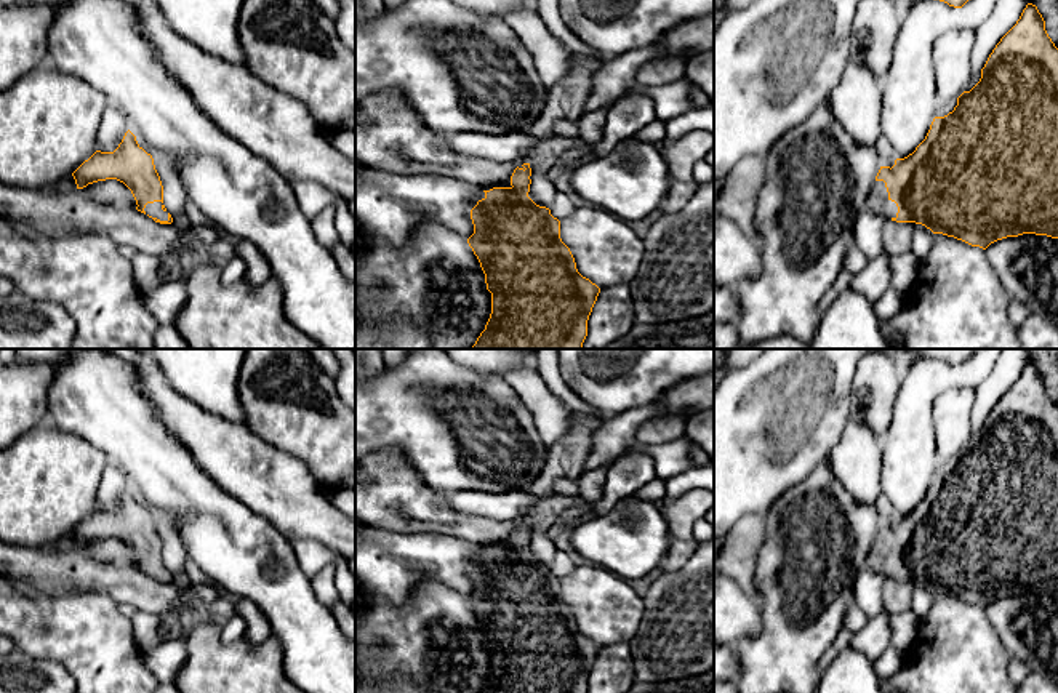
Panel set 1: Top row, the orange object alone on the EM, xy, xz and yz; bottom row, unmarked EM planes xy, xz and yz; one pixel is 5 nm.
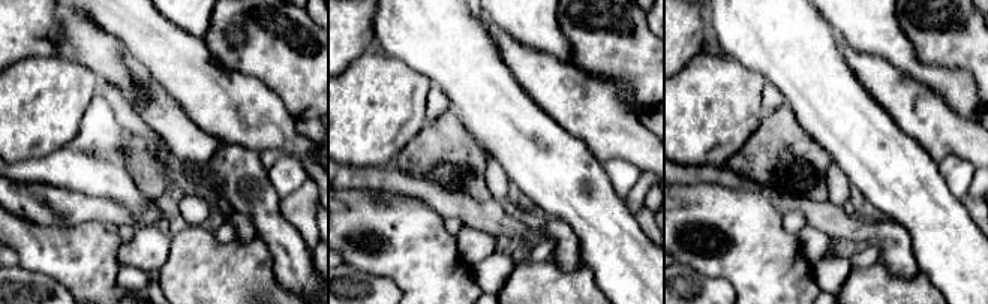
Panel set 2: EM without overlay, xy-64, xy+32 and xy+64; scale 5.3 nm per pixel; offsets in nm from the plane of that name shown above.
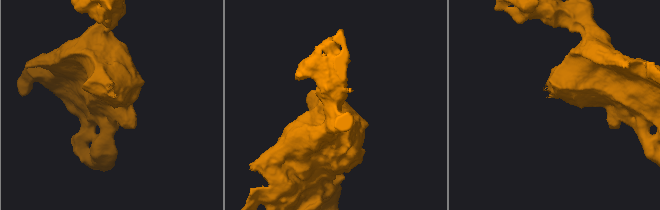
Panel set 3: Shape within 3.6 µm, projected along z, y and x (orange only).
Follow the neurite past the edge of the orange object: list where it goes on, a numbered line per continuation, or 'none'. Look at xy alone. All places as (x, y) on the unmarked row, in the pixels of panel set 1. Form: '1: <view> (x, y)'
1: xy (154, 568)

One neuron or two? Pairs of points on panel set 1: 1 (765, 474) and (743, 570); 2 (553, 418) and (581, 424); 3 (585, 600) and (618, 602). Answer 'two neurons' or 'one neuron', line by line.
1: two neurons
2: two neurons
3: one neuron

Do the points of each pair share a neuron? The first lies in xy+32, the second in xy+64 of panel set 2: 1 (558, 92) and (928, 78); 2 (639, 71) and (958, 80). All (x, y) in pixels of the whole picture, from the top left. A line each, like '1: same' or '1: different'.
1: different
2: different

